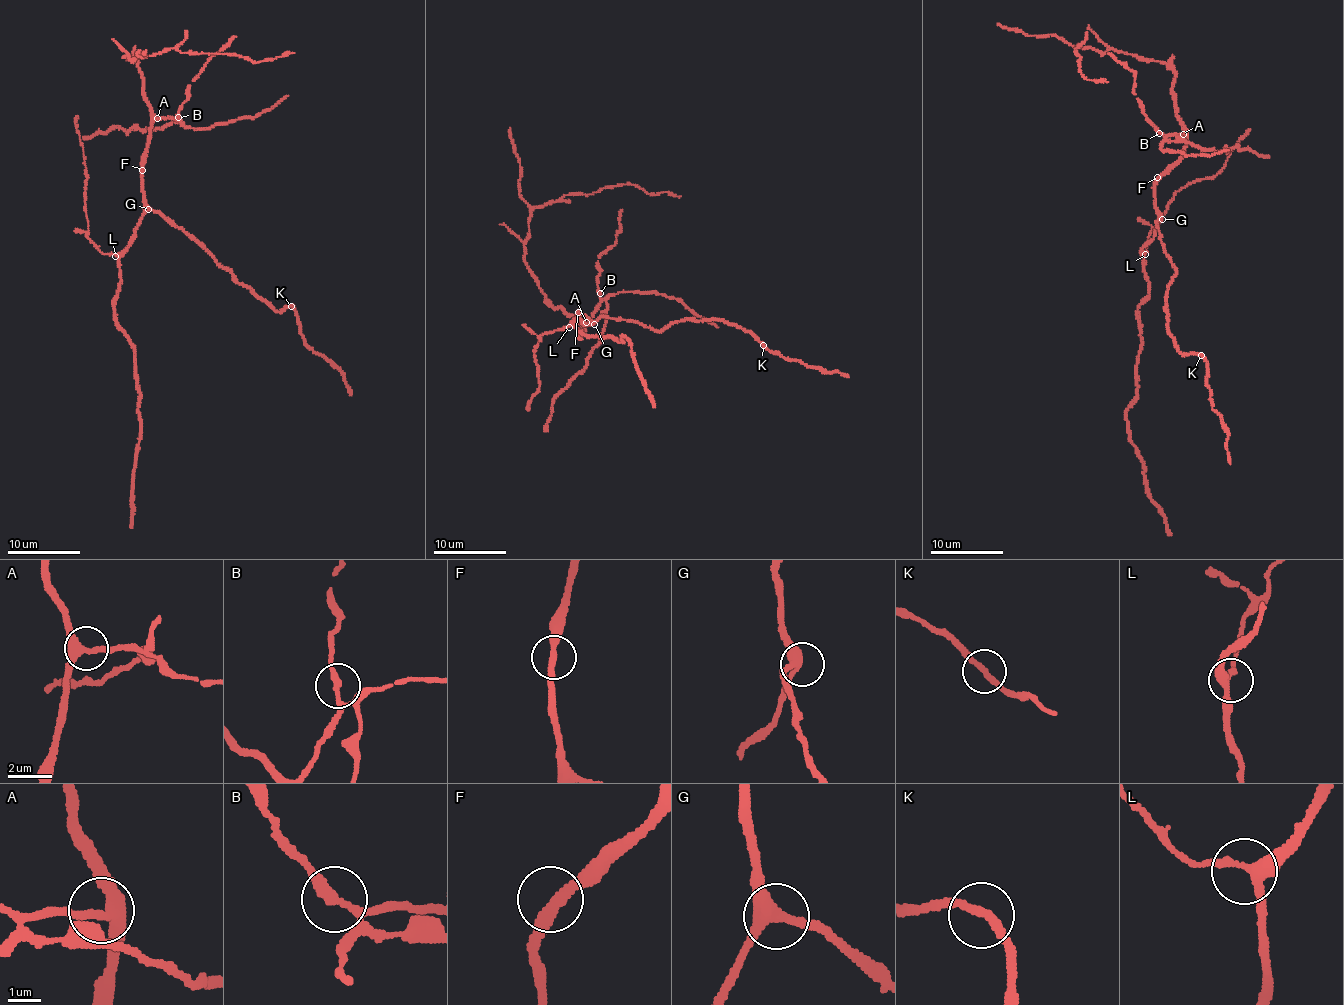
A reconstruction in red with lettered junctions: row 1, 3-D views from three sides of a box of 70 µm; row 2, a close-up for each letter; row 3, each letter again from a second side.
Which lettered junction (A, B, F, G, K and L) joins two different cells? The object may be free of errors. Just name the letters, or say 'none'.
none

